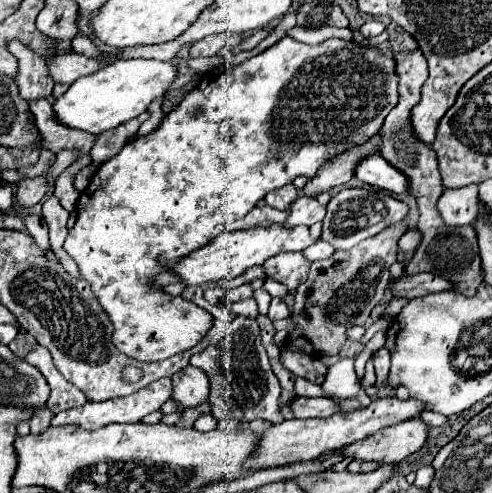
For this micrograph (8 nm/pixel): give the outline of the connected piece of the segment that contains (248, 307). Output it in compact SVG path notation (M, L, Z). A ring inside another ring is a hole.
M253 297L240 302L229 304L229 307L234 315L243 315L253 318L256 318L258 315L258 305Z

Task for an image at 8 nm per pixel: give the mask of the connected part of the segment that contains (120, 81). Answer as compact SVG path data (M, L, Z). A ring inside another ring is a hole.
M145 58L119 60L101 68L91 76L75 80L69 86L69 90L59 100L55 100L53 110L61 124L85 130L89 134L99 134L147 112L153 100L163 98L167 94L175 78L177 78L177 66L171 62L145 60Z

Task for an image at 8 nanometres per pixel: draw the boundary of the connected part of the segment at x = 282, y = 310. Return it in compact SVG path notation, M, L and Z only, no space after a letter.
M273 298L271 300L271 306L269 306L269 312L267 316L275 322L275 320L283 320L289 316L289 310L287 310L287 304L281 300L281 298Z

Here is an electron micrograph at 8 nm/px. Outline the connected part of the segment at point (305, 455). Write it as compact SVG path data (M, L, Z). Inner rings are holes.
M395 396L377 398L365 408L357 408L353 412L337 412L329 418L309 418L309 420L283 420L281 424L275 424L273 428L265 430L261 434L257 452L249 458L249 466L253 468L269 468L269 466L281 466L287 462L301 462L301 460L313 460L319 454L341 448L347 444L353 444L361 438L367 438L369 434L375 434L381 428L405 422L409 418L419 416L425 410L425 404L417 398L399 400Z

